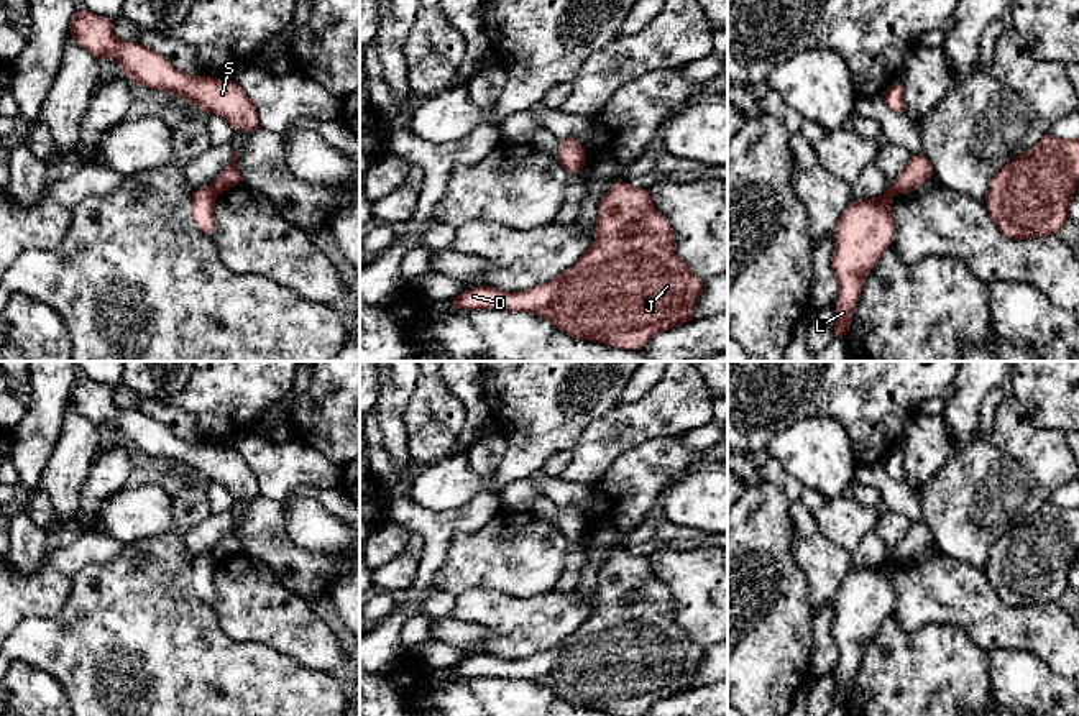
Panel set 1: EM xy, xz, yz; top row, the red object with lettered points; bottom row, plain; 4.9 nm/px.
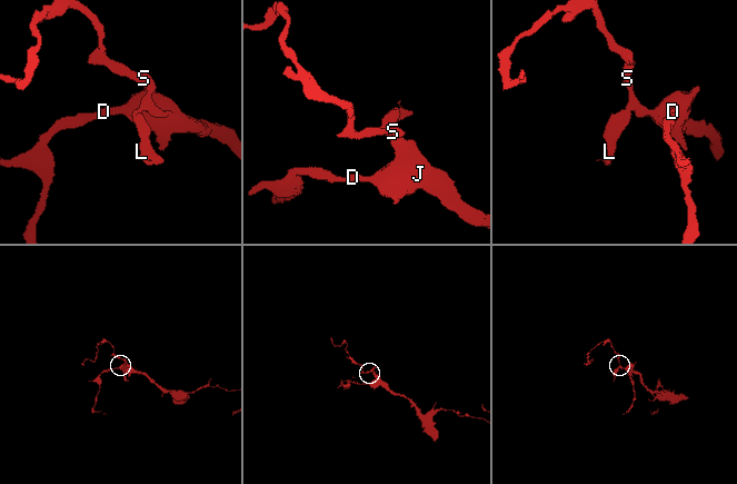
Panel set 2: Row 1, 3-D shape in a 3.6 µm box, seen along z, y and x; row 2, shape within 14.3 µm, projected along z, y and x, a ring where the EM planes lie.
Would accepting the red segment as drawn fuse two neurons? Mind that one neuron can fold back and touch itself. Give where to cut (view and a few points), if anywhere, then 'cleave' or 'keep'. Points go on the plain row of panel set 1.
cut in xy along (211, 554), (217, 560); cleave

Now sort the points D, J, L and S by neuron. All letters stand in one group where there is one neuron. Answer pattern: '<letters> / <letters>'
D J S / L

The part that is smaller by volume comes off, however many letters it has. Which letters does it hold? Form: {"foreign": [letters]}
{"foreign": ["L"]}

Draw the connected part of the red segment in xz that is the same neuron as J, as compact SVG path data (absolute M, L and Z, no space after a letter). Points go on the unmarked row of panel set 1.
M613 548L598 570L595 601L588 619L550 650L526 660L503 660L483 652L460 660L447 673L530 680L575 706L614 716L644 716L659 700L693 690L693 673L706 649L675 621L673 598L655 576L647 555Z

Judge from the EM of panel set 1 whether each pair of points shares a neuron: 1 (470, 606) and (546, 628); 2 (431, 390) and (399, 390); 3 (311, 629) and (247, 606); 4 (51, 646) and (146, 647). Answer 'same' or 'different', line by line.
1: same
2: different
3: same
4: same

